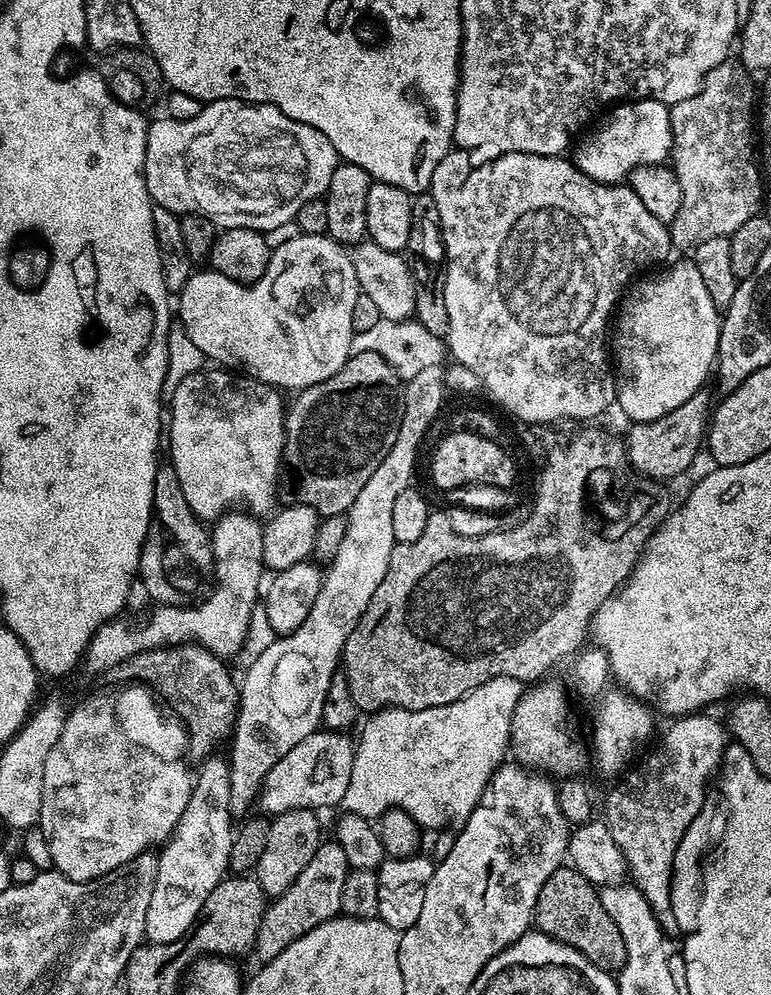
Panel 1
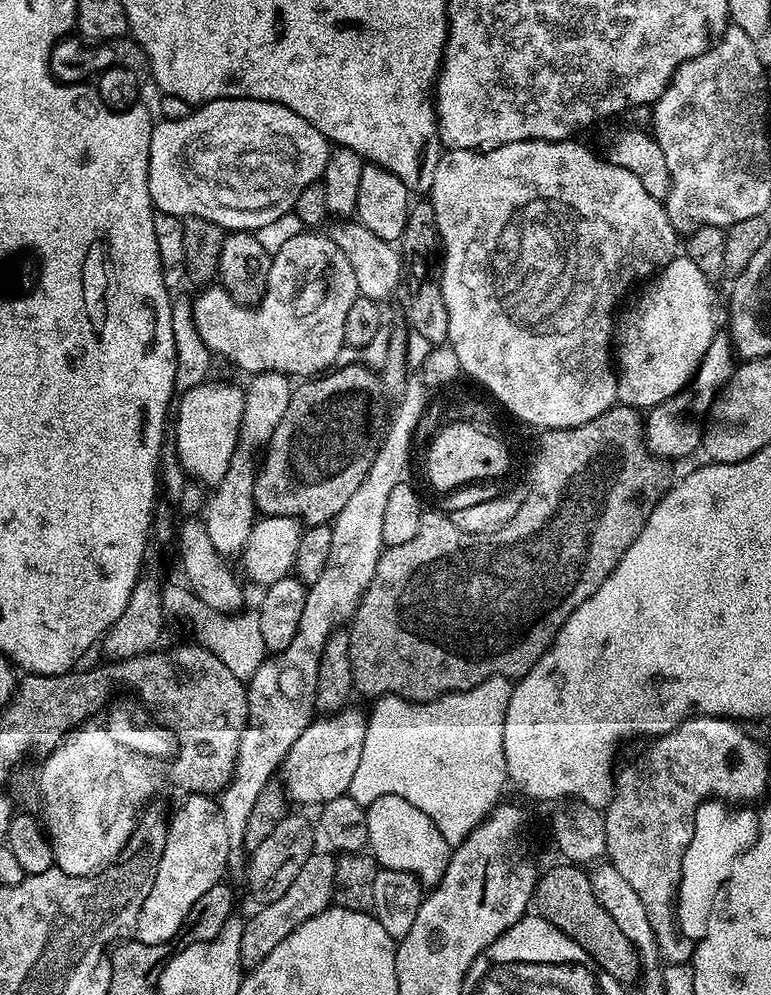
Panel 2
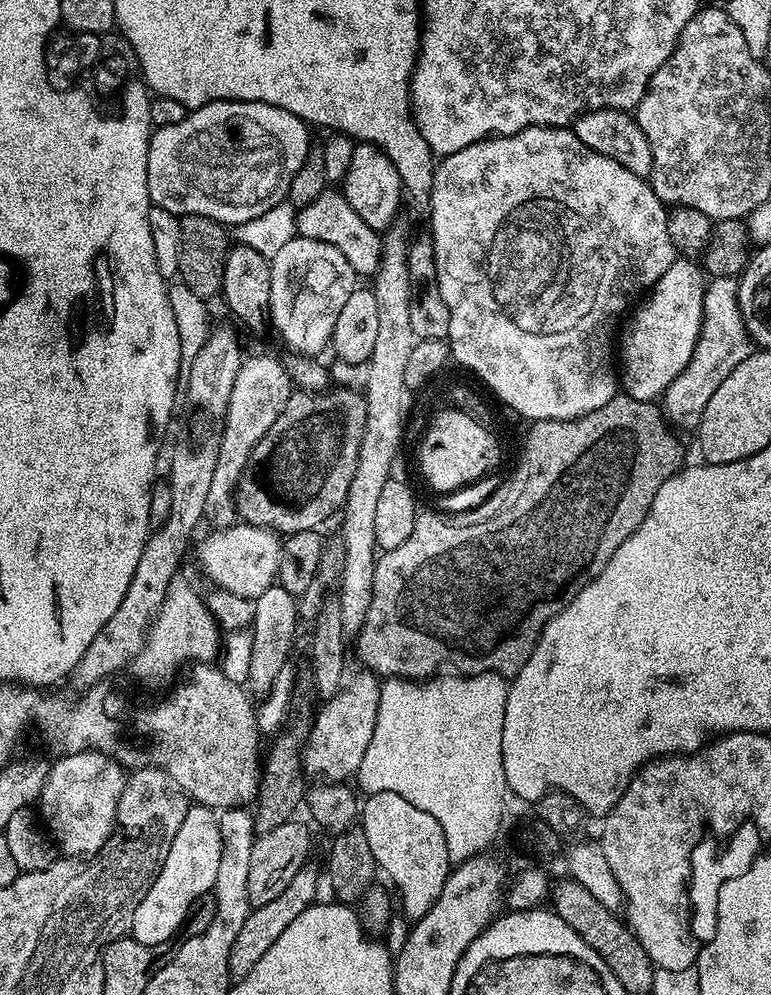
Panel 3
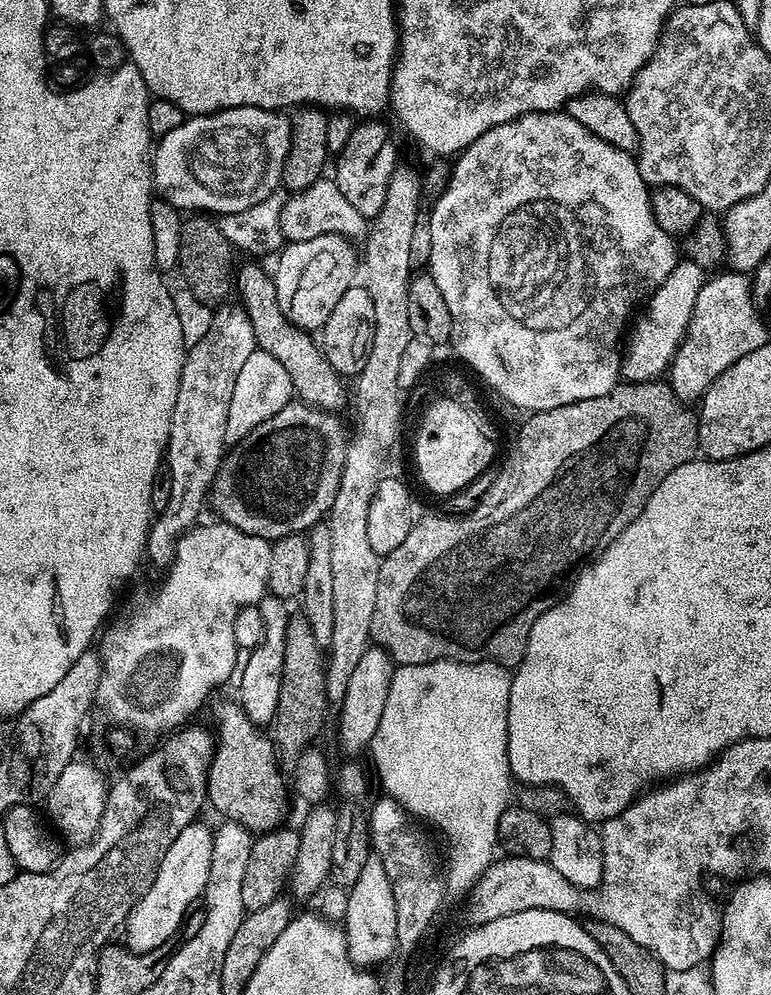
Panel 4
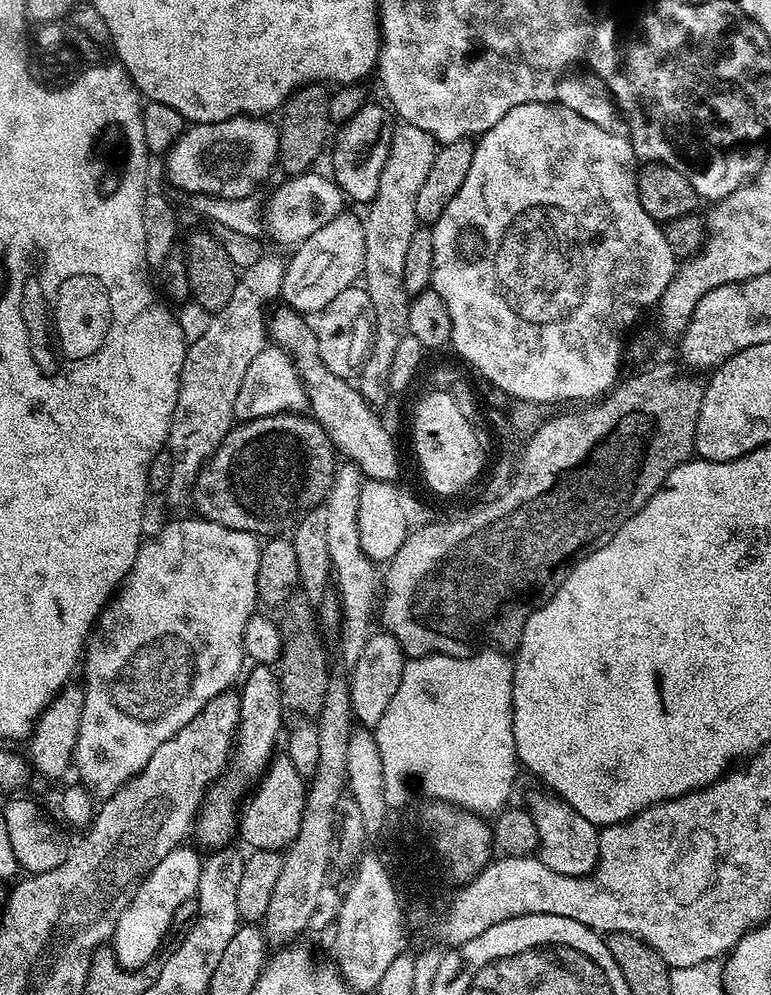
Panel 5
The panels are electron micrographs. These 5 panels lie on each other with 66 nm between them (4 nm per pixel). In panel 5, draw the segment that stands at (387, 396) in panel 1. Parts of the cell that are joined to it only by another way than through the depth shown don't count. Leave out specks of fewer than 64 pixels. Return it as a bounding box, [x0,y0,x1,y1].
[190,412,338,538]

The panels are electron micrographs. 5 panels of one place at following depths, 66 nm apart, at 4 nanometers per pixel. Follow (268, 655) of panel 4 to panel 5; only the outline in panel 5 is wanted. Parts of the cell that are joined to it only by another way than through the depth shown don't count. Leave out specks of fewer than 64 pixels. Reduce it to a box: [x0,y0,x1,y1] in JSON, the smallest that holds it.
[194,664,286,850]

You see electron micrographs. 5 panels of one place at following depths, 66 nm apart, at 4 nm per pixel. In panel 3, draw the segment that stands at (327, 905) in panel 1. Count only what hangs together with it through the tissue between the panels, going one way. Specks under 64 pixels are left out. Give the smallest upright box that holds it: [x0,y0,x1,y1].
[228,862,322,978]

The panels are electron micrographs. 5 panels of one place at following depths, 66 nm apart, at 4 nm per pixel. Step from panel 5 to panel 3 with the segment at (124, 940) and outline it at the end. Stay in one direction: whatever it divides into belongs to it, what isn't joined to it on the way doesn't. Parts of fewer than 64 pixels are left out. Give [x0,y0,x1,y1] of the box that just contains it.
[131,807,221,945]

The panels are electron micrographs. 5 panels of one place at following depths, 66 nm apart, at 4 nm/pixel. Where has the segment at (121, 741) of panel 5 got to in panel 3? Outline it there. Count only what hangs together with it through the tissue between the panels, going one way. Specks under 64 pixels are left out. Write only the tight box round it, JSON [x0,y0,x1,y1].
[130,522,282,689]

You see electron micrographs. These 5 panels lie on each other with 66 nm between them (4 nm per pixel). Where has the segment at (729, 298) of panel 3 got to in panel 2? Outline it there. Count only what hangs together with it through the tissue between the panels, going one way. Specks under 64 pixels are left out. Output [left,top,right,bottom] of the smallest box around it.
[644,330,738,462]

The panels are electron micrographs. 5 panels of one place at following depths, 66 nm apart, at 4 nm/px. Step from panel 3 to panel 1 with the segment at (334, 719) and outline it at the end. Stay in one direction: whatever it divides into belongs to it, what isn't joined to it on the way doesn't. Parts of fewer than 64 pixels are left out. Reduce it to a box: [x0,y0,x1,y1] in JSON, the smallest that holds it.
[258,730,356,817]

